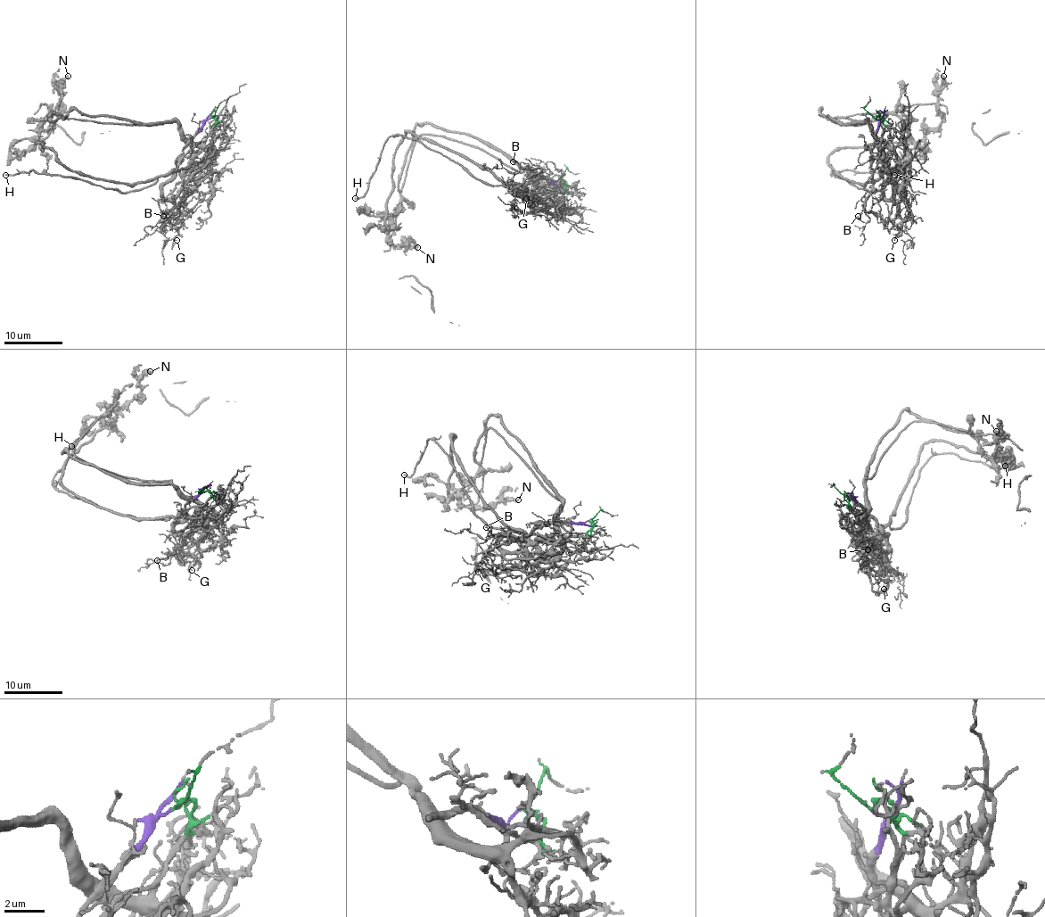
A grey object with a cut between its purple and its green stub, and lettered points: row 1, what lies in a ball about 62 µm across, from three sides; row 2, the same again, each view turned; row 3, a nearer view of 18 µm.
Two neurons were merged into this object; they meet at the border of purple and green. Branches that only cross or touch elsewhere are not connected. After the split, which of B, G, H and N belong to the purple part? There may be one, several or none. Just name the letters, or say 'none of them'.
G, H, N

